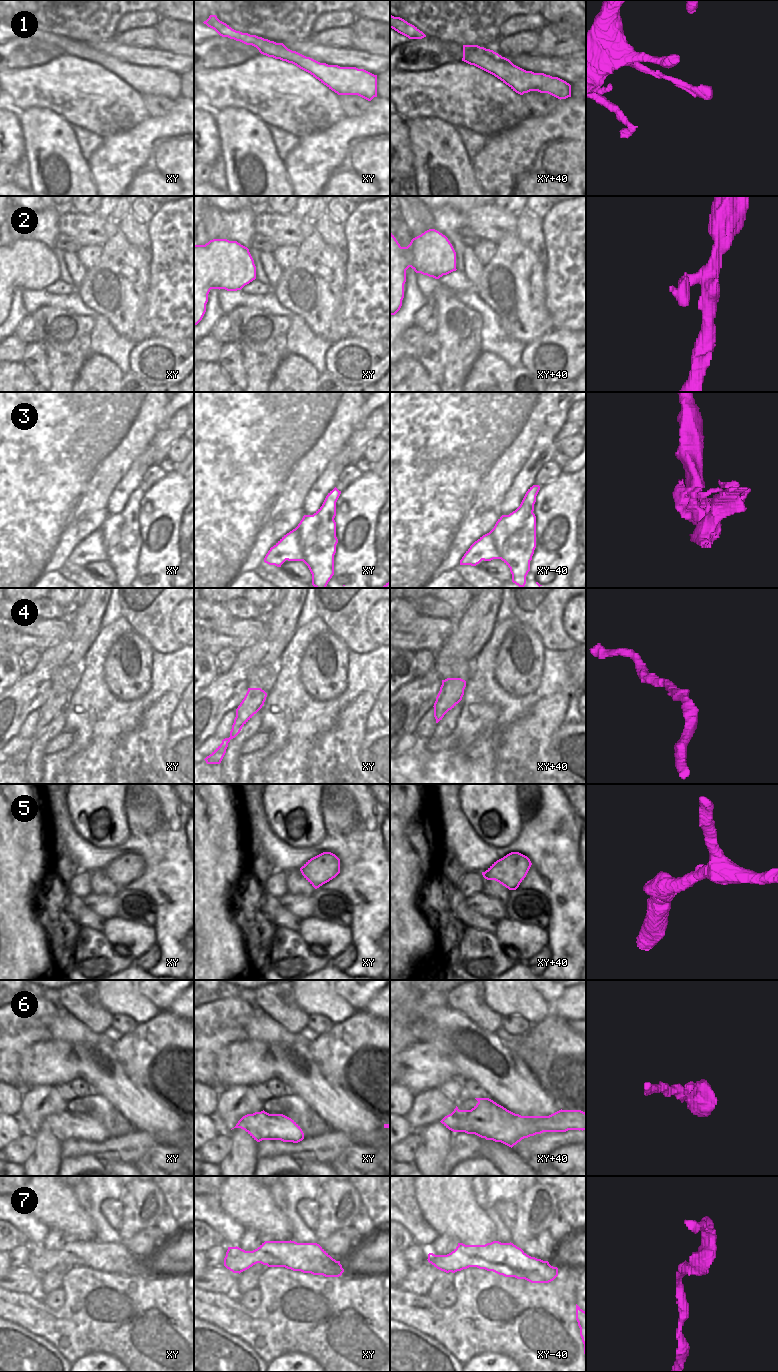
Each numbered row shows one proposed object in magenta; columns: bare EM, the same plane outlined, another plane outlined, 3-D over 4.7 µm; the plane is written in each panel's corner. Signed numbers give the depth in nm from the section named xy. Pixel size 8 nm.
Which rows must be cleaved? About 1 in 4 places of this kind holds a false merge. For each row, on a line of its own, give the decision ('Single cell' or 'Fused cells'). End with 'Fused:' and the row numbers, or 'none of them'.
1: Single cell
2: Single cell
3: Fused cells
4: Single cell
5: Single cell
6: Single cell
7: Single cell
Fused: 3

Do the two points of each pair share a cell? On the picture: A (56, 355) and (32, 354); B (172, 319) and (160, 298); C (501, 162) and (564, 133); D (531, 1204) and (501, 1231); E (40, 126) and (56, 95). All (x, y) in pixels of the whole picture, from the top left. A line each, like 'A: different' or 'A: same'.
A: different
B: same
C: same
D: different
E: different

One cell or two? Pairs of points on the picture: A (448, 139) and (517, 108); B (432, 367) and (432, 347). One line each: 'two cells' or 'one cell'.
A: two cells
B: one cell

